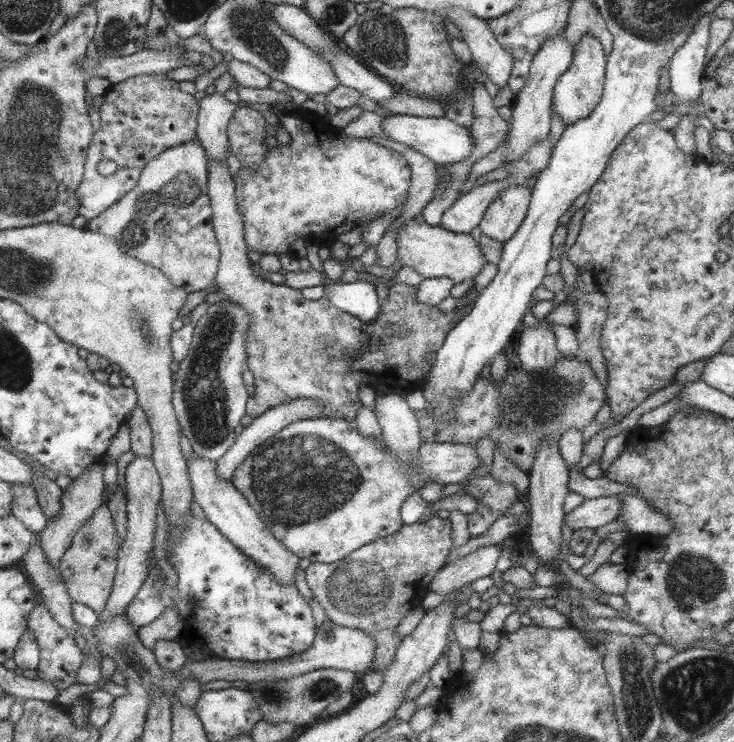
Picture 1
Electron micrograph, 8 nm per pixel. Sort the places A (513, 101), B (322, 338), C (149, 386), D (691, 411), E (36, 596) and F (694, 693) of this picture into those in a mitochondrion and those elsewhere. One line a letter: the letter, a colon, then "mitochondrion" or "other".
A: other
B: mitochondrion
C: other
D: other
E: other
F: mitochondrion

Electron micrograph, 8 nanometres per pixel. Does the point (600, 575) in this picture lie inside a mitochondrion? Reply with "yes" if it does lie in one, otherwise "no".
no

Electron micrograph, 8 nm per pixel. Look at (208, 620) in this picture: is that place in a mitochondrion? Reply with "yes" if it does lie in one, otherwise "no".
no

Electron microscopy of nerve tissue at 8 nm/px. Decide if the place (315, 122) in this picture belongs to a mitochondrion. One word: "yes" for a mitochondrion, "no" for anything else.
no

